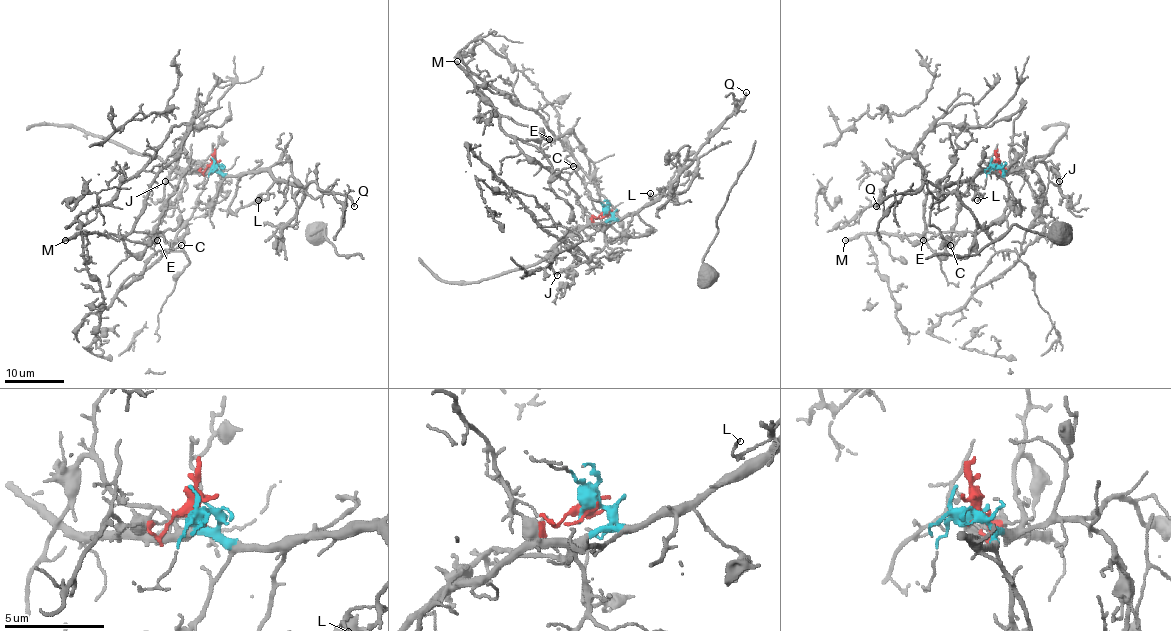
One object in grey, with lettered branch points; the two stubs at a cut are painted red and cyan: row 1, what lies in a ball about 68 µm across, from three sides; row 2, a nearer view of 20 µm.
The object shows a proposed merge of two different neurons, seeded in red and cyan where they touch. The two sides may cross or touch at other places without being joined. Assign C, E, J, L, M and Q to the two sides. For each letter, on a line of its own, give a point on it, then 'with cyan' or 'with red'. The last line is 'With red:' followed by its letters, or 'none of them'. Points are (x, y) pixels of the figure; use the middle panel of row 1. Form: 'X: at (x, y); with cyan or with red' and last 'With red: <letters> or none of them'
C: at (573, 166); with red
E: at (549, 139); with red
J: at (557, 275); with cyan
L: at (650, 193); with cyan
M: at (457, 61); with red
Q: at (746, 92); with cyan
With red: C, E, M

